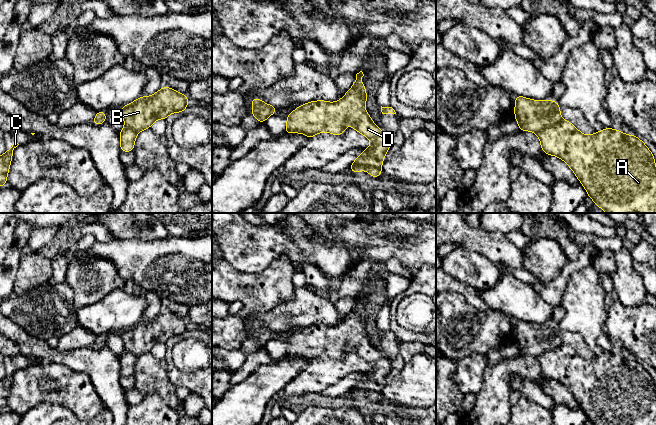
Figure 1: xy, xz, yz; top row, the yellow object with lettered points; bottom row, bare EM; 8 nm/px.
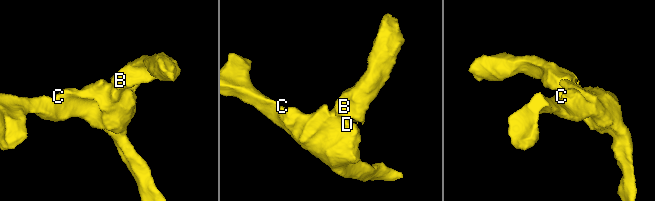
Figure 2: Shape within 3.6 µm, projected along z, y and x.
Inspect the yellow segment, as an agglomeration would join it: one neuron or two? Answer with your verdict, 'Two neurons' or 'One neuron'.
Two neurons

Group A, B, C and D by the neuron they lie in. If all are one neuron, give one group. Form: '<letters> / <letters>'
A C D / B

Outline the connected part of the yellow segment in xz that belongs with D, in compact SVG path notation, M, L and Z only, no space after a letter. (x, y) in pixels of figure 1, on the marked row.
M353 87L334 103L319 100L300 105L287 115L285 134L304 133L307 139L323 131L342 135L347 124L372 141L371 146L351 164L350 171L358 173L365 169L372 178L378 178L382 173L383 159L392 145L391 140L374 124Z

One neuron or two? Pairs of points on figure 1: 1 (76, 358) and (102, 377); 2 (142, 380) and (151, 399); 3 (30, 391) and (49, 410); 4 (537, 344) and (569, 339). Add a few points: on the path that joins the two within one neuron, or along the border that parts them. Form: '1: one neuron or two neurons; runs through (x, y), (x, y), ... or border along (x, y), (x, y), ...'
1: one neuron; runs through (82, 360), (85, 360), (96, 371)
2: two neurons; border along (143, 395), (155, 392), (168, 406)
3: two neurons; border along (65, 406), (59, 403), (40, 402), (22, 414)
4: one neuron; runs through (545, 341), (561, 339)

